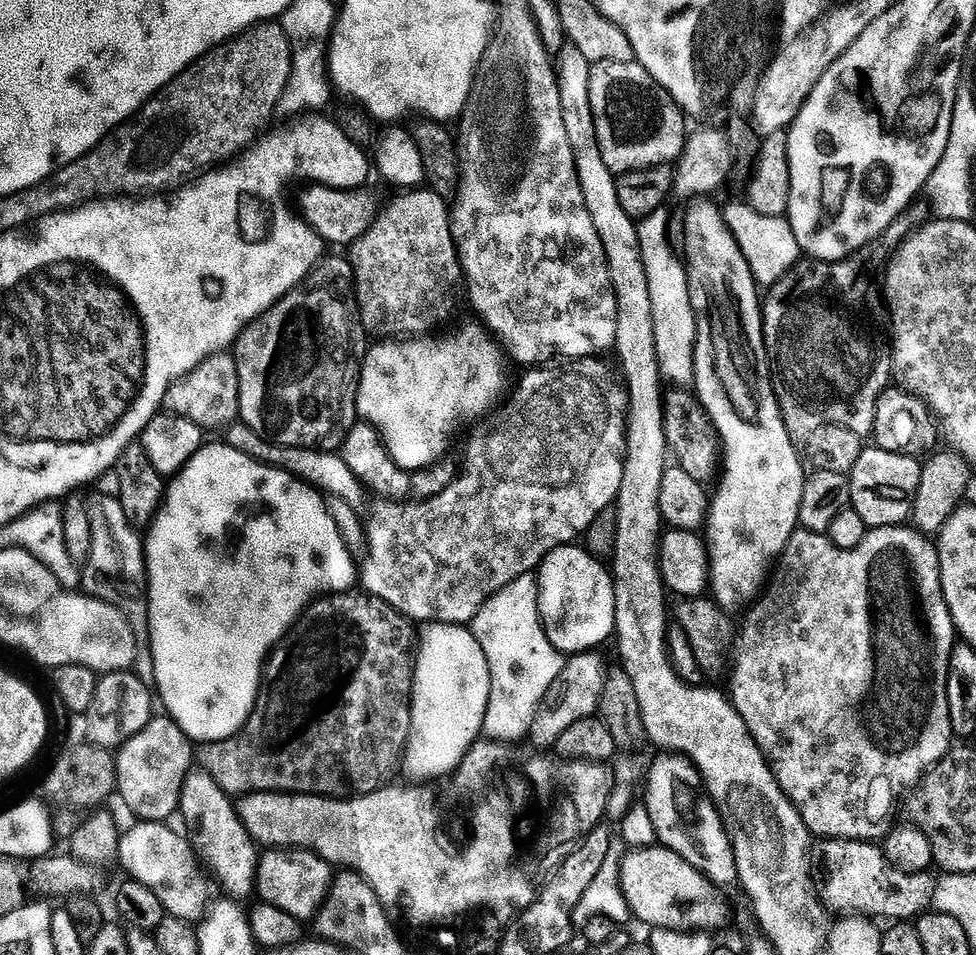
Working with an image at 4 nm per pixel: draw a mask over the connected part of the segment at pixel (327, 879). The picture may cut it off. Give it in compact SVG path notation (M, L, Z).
M268 850L259 857L255 891L266 904L286 910L295 920L308 922L321 911L334 879L333 865L307 850Z

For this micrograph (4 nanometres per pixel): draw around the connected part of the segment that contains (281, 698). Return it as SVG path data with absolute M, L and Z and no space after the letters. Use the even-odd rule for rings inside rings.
M360 590L337 592L321 599L313 600L304 615L292 625L291 632L280 641L278 647L269 655L260 678L260 689L256 695L256 705L248 716L248 721L225 740L209 740L198 748L199 767L214 778L214 782L232 798L248 796L252 792L291 792L293 796L331 796L351 798L357 794L365 796L385 787L395 768L401 767L404 750L408 746L408 734L412 729L412 674L414 671L414 628L408 617L400 615L384 600L365 594ZM278 722L286 722L286 736L294 736L298 730L298 742L304 744L274 744L278 740L268 740L266 734L278 736Z

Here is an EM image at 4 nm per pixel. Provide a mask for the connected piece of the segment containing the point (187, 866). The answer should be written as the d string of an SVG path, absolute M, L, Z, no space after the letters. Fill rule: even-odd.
M136 822L132 829L125 831L120 838L120 854L118 864L125 868L131 879L137 880L142 886L148 887L161 900L165 913L176 916L180 920L200 922L208 915L210 899L208 900L208 880L197 854L187 835L175 832L164 822Z

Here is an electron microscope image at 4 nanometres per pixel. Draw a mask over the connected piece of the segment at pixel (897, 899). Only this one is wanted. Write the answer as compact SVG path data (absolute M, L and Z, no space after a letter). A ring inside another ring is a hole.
M822 838L813 843L812 854L815 859L821 858L828 876L823 905L830 914L836 912L838 916L855 914L875 919L888 918L890 922L906 922L915 919L924 910L922 908L929 905L934 894L935 879L929 873L909 877L910 890L892 892L888 884L874 888L876 882L888 874L888 867L883 849L869 841Z

